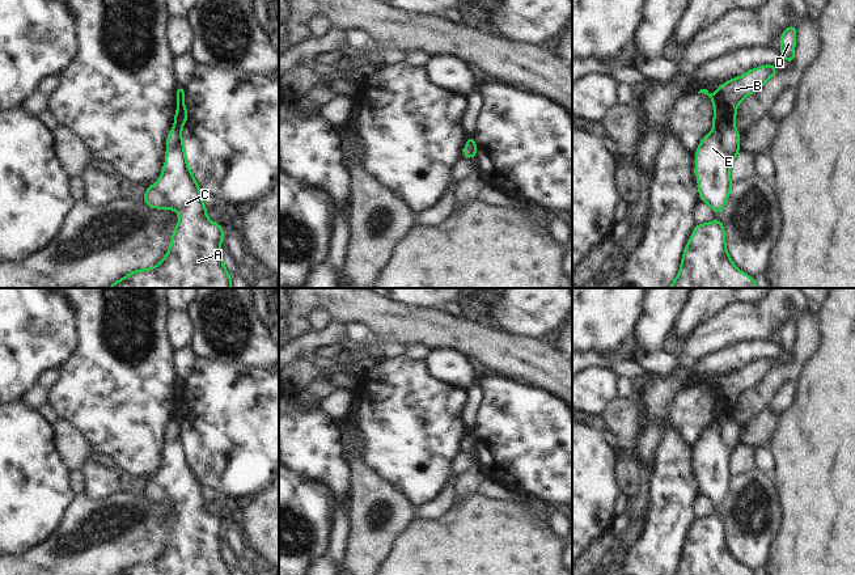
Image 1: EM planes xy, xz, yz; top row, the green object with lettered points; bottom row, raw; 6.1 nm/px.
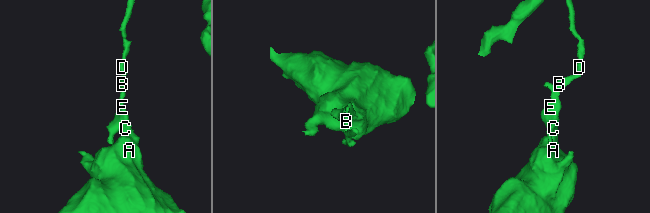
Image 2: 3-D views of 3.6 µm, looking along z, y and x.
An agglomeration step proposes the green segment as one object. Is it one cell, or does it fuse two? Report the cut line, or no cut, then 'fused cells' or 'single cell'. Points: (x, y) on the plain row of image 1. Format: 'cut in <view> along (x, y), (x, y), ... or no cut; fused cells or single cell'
cut in yz along (732, 415), (714, 421); fused cells

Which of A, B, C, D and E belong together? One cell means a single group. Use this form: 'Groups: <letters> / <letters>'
Groups: A C E / B D

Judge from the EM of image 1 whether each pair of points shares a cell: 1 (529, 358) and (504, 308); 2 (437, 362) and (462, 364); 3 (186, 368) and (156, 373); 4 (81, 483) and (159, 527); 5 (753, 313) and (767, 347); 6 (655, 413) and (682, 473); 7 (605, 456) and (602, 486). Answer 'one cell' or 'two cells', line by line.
1: two cells
2: one cell
3: two cells
4: two cells
5: two cells
6: two cells
7: one cell

